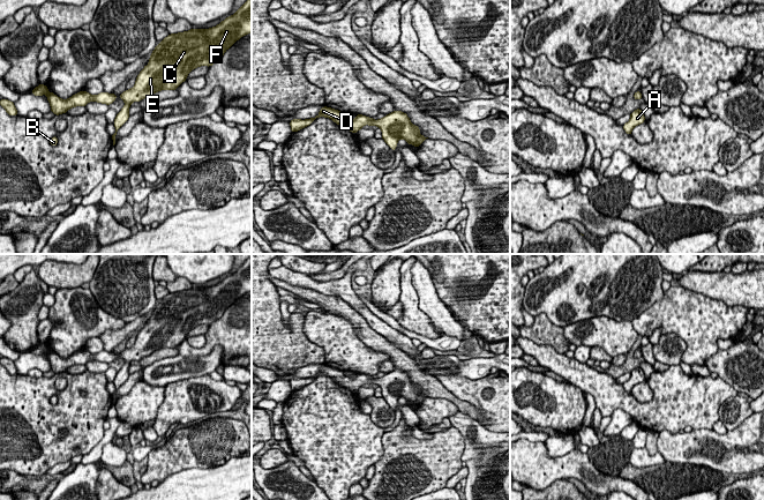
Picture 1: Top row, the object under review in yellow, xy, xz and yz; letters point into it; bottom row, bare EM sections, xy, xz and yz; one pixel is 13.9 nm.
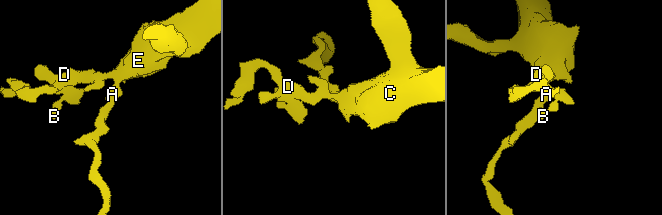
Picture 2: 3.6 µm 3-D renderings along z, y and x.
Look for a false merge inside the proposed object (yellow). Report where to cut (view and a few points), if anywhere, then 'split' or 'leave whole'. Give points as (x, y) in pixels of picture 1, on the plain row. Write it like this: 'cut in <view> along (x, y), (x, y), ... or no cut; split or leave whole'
no cut; leave whole

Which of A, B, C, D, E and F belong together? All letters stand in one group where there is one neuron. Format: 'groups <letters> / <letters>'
groups A B C D E F

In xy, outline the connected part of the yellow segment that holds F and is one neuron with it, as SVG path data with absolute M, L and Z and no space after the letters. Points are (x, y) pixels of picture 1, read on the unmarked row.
M248 258L232 275L226 276L218 284L210 288L195 288L189 290L170 292L155 306L149 318L149 322L140 330L135 344L125 349L119 356L125 360L125 365L118 371L113 380L115 391L111 394L113 404L118 388L128 379L129 366L133 360L140 360L160 349L175 349L187 338L190 329L200 324L212 324L220 319L225 309L238 298L252 291L252 258Z

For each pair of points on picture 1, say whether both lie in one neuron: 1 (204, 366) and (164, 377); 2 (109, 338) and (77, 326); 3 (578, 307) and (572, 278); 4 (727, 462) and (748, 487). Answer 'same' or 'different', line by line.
1: same
2: different
3: same
4: different

